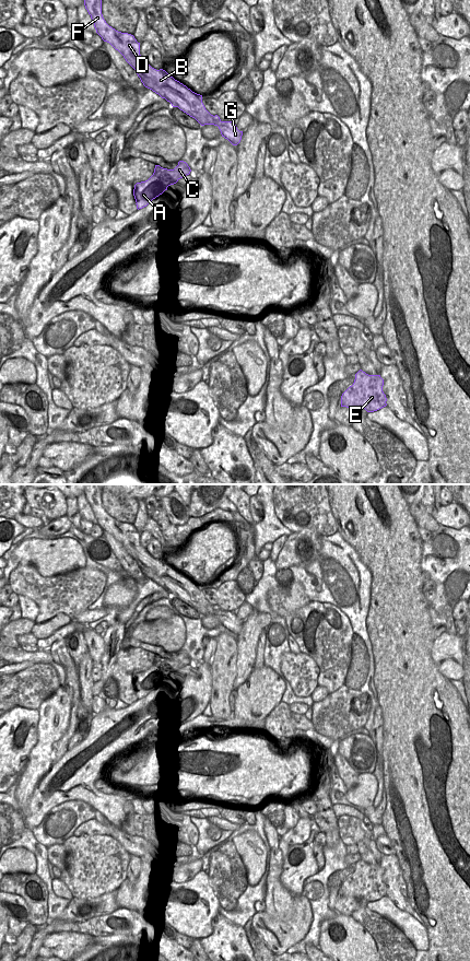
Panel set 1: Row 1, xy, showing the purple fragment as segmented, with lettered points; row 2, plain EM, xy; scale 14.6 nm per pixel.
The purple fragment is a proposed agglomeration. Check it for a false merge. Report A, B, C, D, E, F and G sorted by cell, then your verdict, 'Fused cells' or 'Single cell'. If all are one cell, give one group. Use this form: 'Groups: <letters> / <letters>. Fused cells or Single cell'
Groups: A B C D F / E G. Fused cells.

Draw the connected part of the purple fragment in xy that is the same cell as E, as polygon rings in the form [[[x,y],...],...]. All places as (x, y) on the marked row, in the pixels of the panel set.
[[[362,370],[355,374],[355,379],[341,396],[341,407],[363,408],[367,412],[377,411],[387,406],[383,391],[384,379],[380,375],[368,375]]]

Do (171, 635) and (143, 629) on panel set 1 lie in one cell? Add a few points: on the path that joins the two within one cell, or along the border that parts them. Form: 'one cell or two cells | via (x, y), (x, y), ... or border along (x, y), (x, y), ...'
one cell | via (164, 633), (150, 632)

